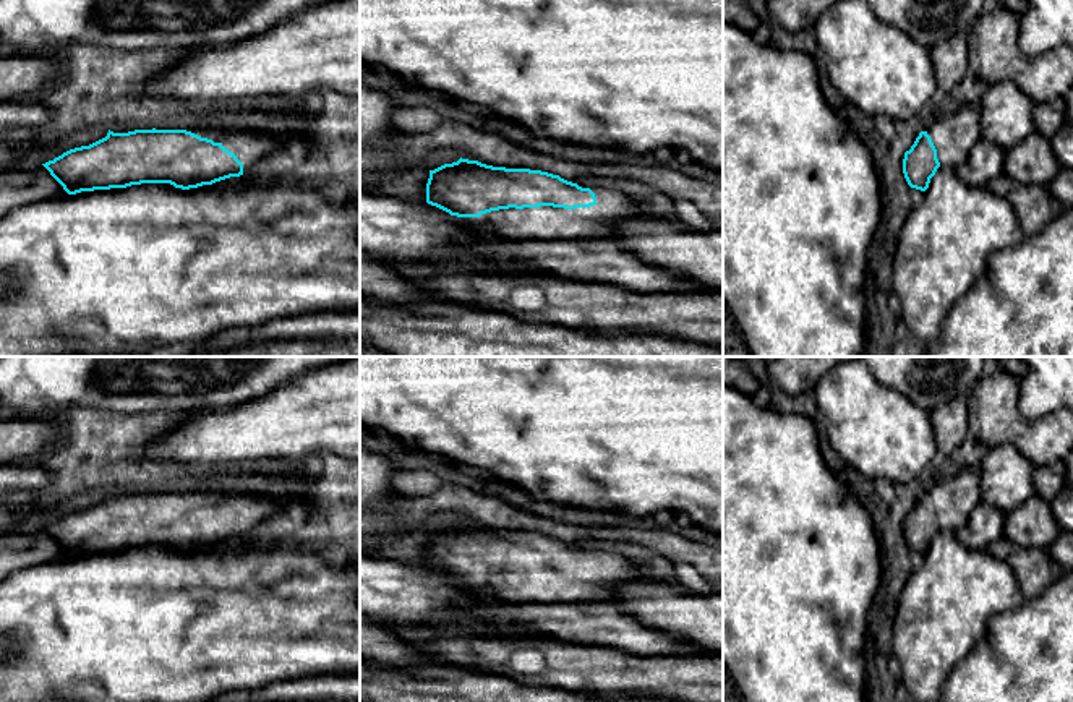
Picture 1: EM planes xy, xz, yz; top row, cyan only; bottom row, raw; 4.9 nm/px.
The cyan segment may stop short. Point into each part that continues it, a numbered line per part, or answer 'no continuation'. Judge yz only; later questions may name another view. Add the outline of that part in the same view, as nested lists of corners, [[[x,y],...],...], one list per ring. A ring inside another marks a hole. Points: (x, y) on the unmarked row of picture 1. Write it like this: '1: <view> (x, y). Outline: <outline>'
1: yz (953, 500). Outline: [[[963,469],[948,480],[937,480],[927,498],[937,512],[940,529],[956,533],[966,525],[981,501],[979,482],[979,472]]]

